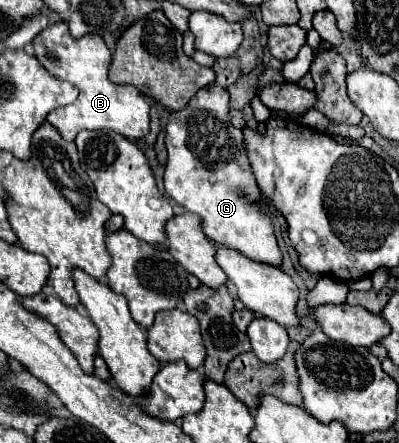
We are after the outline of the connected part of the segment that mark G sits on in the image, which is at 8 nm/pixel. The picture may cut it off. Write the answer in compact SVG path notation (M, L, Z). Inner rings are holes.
M219 85L199 89L189 105L177 113L167 111L167 195L191 213L203 217L205 235L223 247L231 247L245 257L281 267L283 255L279 251L273 223L261 211L261 191L247 159L243 131L229 123L229 93ZM203 151L203 163L201 153Z

